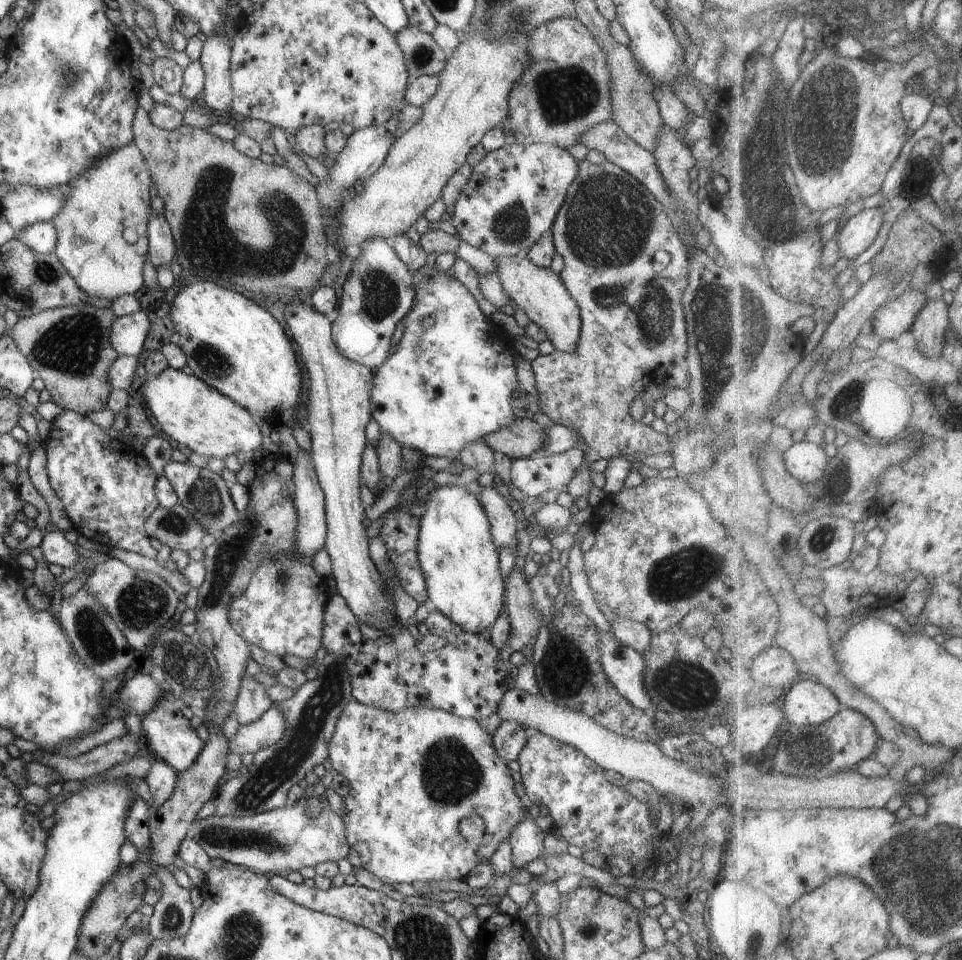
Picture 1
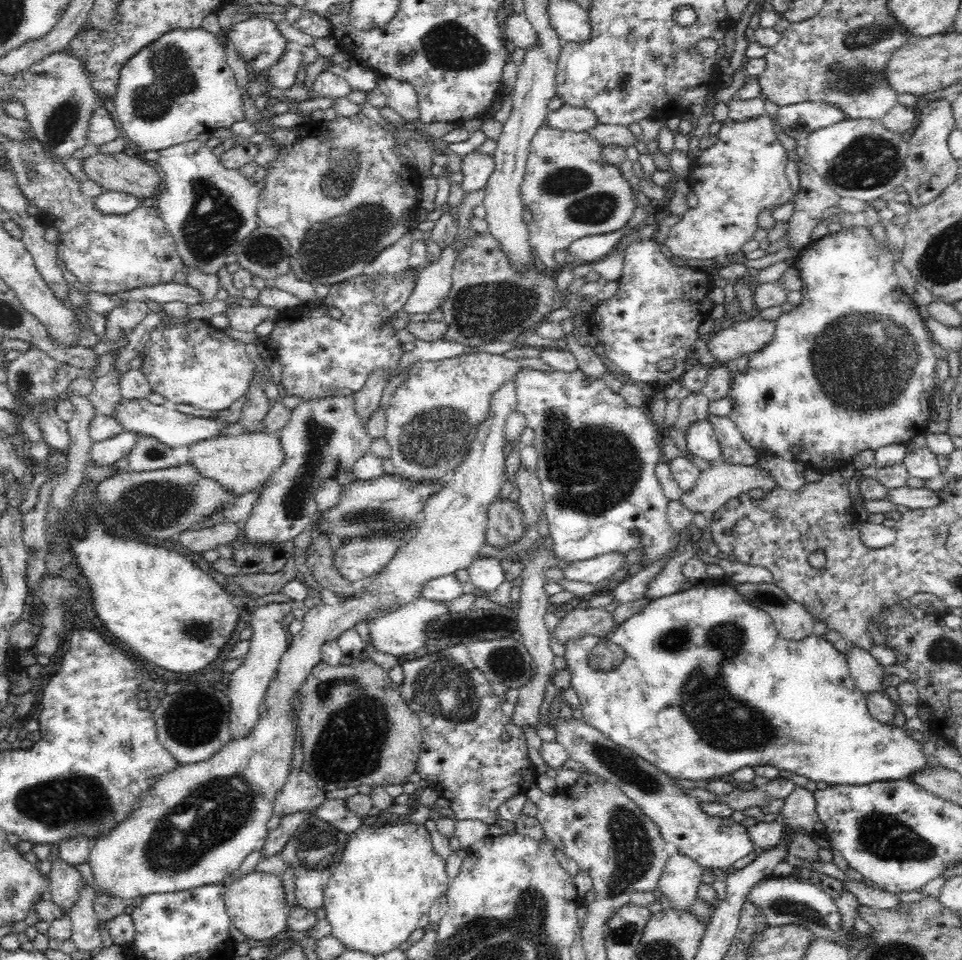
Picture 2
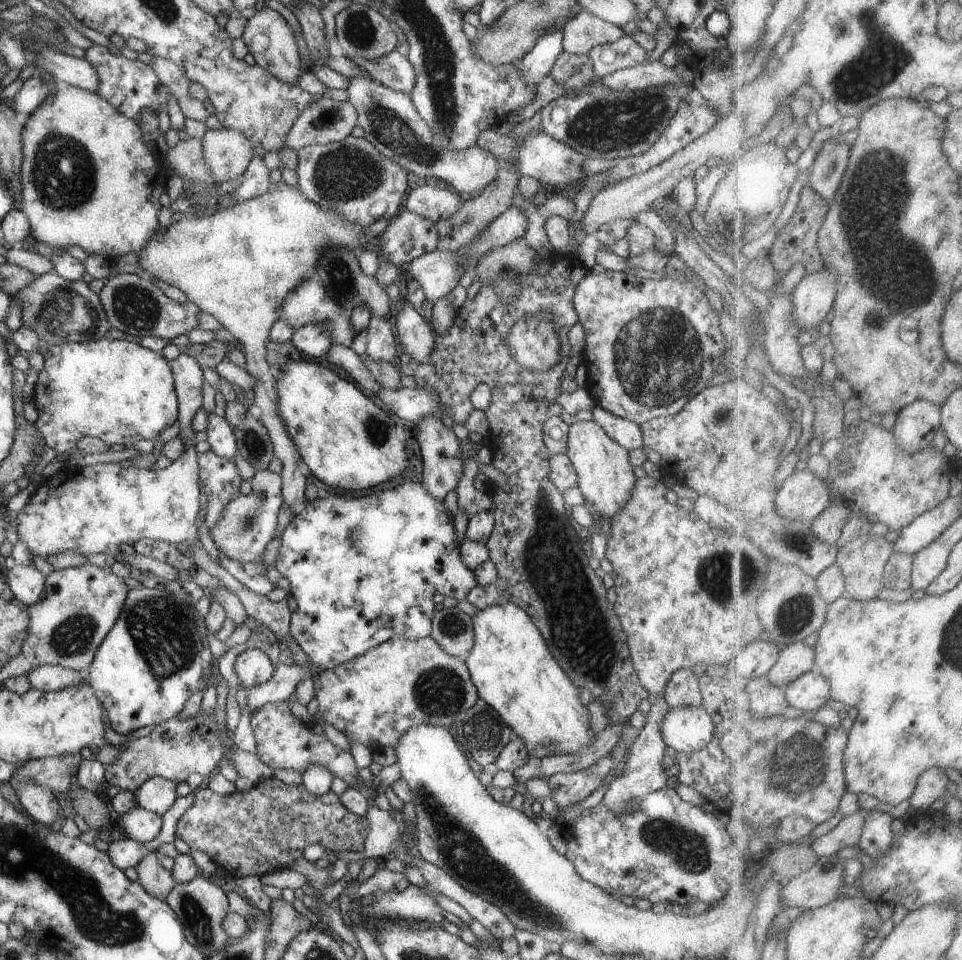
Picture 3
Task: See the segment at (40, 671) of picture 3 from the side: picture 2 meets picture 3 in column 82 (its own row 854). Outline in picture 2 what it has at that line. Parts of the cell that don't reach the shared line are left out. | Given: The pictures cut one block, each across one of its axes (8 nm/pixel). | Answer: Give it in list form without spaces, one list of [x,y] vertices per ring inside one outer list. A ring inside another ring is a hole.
[[[681,853],[672,856],[657,884],[665,899],[666,907],[682,913],[690,912],[698,899],[699,887],[703,884],[704,868]]]

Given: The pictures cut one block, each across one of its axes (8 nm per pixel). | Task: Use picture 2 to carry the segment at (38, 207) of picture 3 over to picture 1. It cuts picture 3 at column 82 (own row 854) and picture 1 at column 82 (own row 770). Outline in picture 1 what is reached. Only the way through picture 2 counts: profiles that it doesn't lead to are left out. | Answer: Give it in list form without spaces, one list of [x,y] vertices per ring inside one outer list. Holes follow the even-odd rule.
[[[133,142],[98,154],[93,165],[74,175],[67,184],[69,189],[65,194],[65,205],[50,220],[57,230],[54,254],[87,295],[110,300],[122,295],[137,296],[144,285],[142,268],[149,251],[147,226],[151,217],[150,184],[152,179],[147,162]]]

